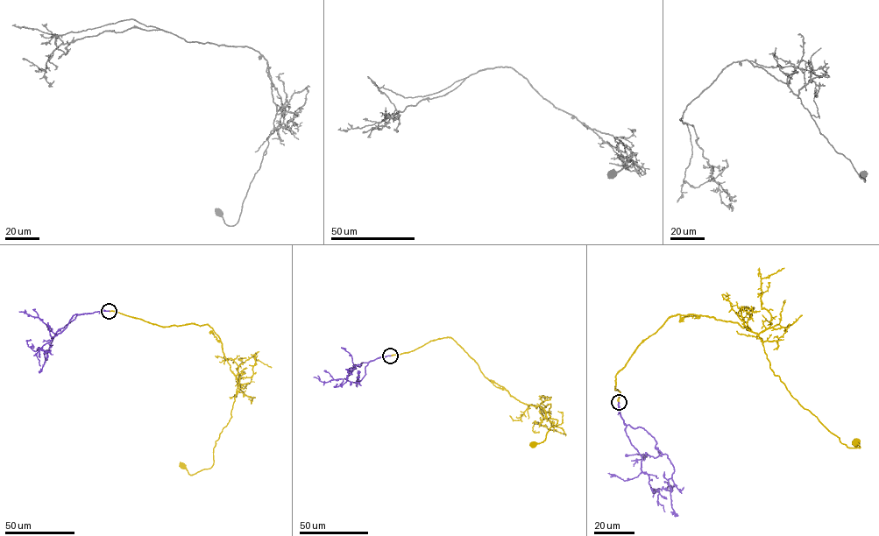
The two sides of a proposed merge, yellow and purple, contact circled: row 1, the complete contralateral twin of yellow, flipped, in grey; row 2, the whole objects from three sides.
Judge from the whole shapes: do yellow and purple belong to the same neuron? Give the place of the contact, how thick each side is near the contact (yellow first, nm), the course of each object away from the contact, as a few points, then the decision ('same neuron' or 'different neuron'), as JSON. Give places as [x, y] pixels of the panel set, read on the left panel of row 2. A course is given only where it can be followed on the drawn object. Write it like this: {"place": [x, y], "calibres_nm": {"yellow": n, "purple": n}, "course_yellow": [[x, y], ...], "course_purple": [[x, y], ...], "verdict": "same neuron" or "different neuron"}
{"place": [109, 311], "calibres_nm": {"yellow": 280, "purple": 280}, "course_yellow": [[109, 311], [163, 327], [207, 324], [219, 337], [237, 384], [231, 417], [210, 468], [192, 475], [182, 465]], "course_purple": [[109, 311], [77, 315], [58, 331], [39, 373]], "verdict": "same neuron"}

